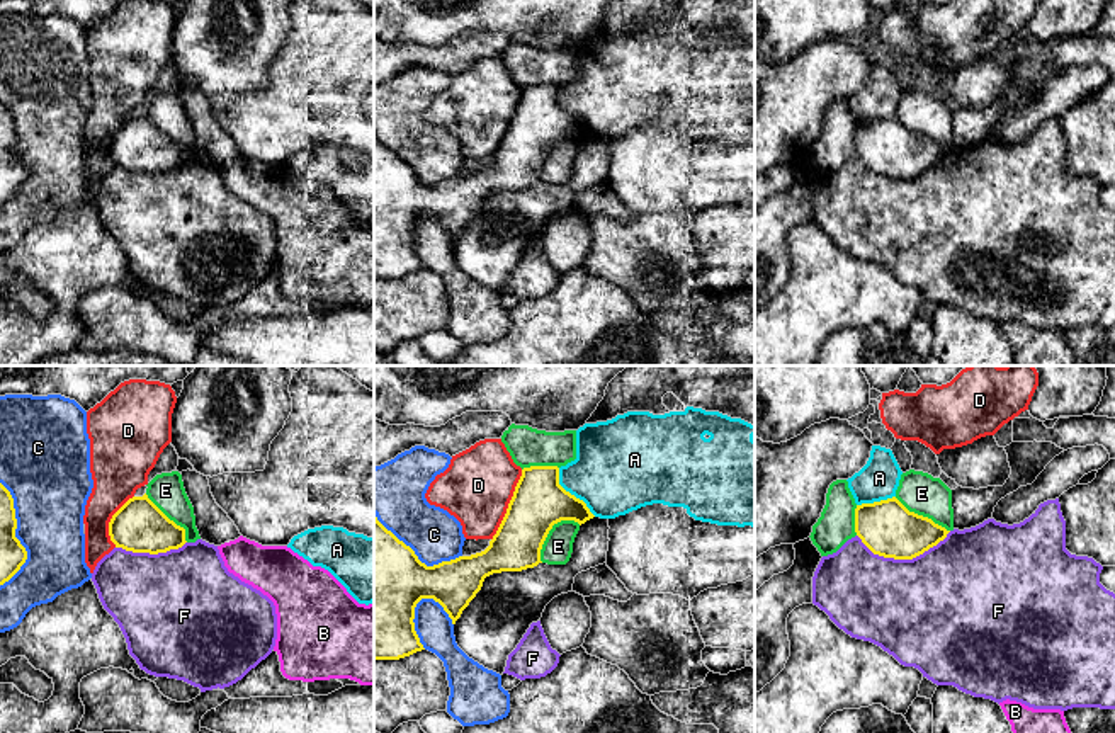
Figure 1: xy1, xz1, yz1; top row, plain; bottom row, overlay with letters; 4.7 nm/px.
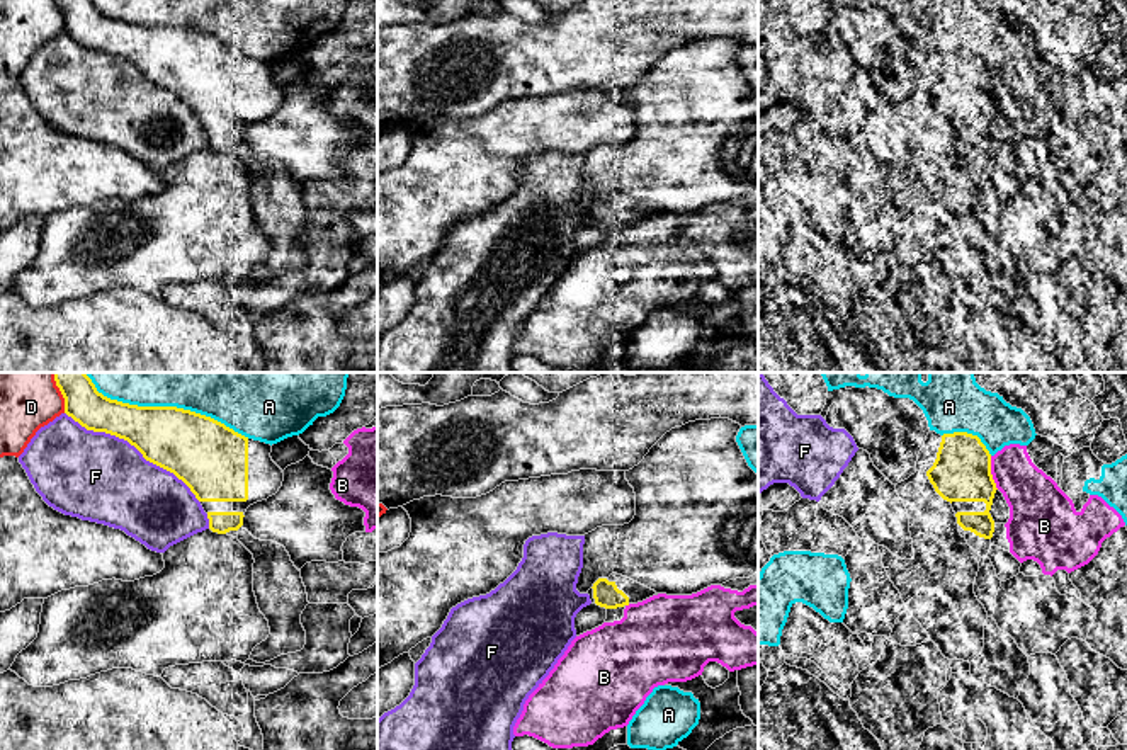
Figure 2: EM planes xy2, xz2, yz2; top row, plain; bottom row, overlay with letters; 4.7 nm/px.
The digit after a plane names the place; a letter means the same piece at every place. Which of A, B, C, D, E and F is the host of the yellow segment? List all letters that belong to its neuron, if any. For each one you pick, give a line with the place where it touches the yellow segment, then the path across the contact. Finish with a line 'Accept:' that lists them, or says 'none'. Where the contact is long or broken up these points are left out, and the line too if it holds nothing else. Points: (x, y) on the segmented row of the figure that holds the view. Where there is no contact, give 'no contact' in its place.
Accept: none

